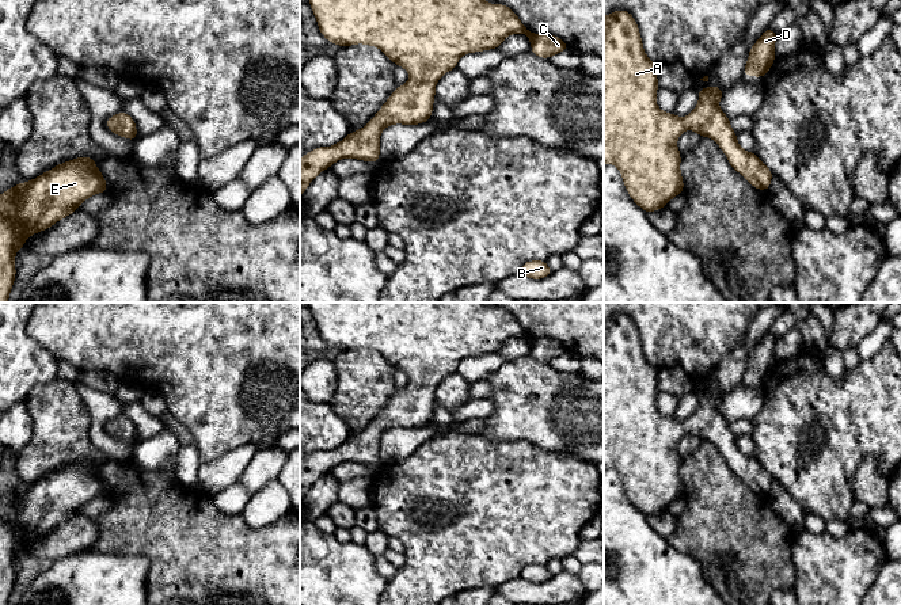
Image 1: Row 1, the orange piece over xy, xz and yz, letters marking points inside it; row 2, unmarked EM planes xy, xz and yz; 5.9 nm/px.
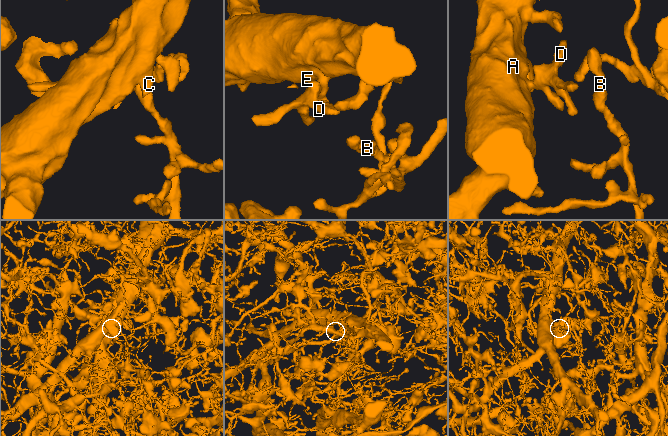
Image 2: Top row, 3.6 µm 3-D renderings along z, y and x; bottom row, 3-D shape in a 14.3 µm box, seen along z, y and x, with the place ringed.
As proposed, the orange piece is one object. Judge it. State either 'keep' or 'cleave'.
keep

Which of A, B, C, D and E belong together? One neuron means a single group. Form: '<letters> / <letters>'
A B C D E

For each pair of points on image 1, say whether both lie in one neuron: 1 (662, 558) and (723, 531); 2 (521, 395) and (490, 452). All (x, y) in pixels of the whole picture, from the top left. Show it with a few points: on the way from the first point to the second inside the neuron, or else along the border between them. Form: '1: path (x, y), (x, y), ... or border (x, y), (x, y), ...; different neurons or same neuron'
1: border (666, 539), (675, 548), (691, 555), (702, 573); different neurons
2: border (479, 434), (491, 440), (525, 440), (528, 442); different neurons

